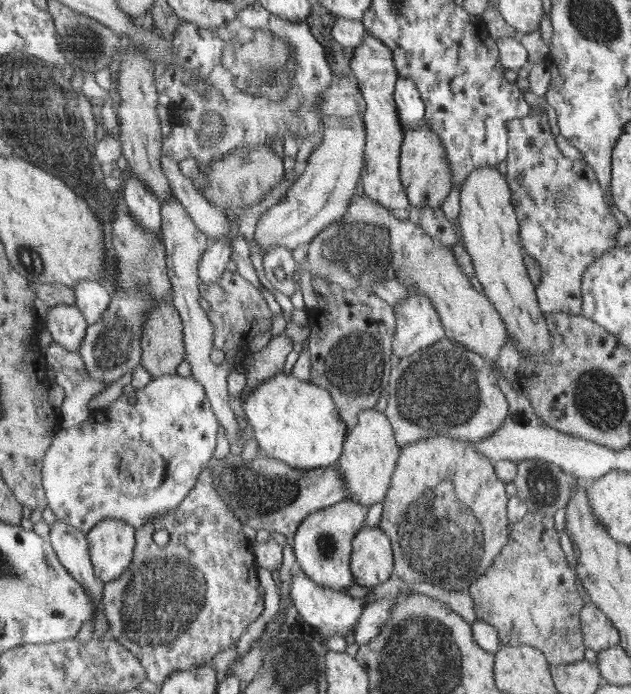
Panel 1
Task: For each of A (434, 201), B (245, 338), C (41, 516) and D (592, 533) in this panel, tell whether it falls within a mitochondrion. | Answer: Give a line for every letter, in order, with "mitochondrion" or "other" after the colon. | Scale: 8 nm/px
A: other
B: other
C: other
D: other

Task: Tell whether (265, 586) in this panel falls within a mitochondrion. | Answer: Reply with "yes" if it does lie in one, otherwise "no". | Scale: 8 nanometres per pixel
no

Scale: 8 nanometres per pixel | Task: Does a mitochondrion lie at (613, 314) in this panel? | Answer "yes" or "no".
no

